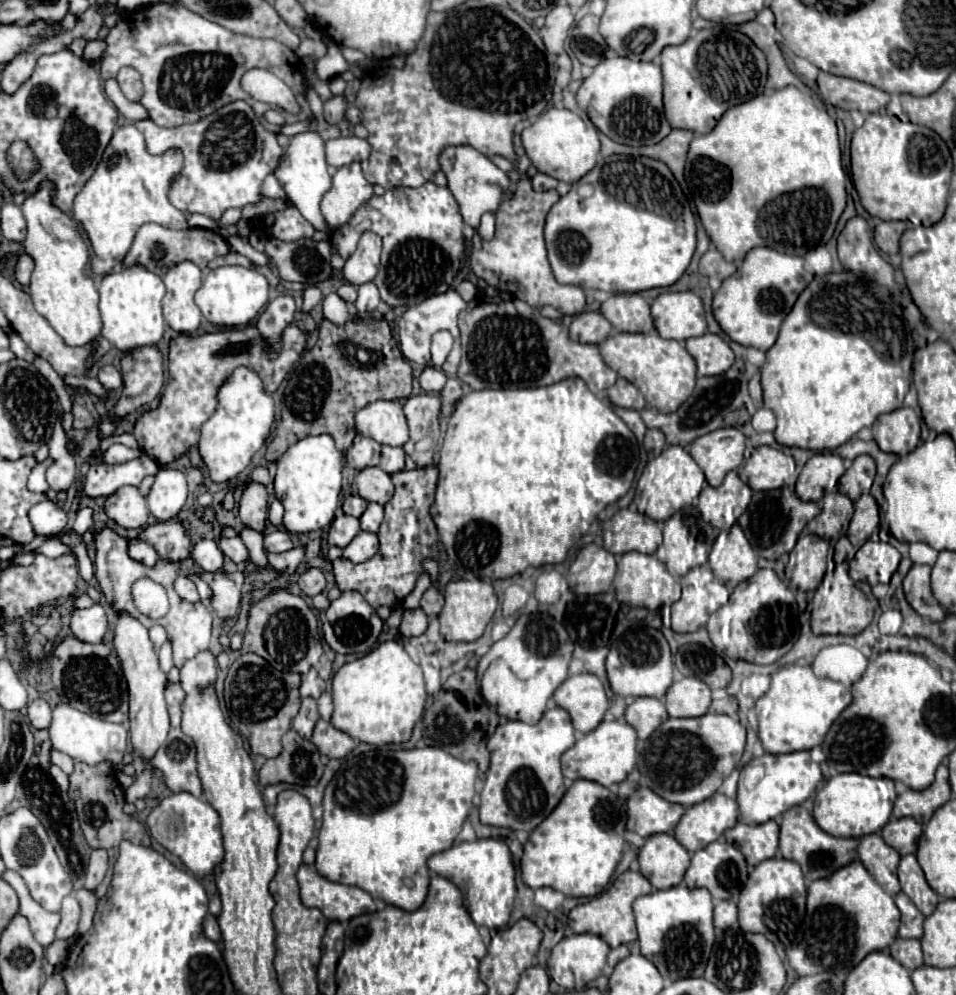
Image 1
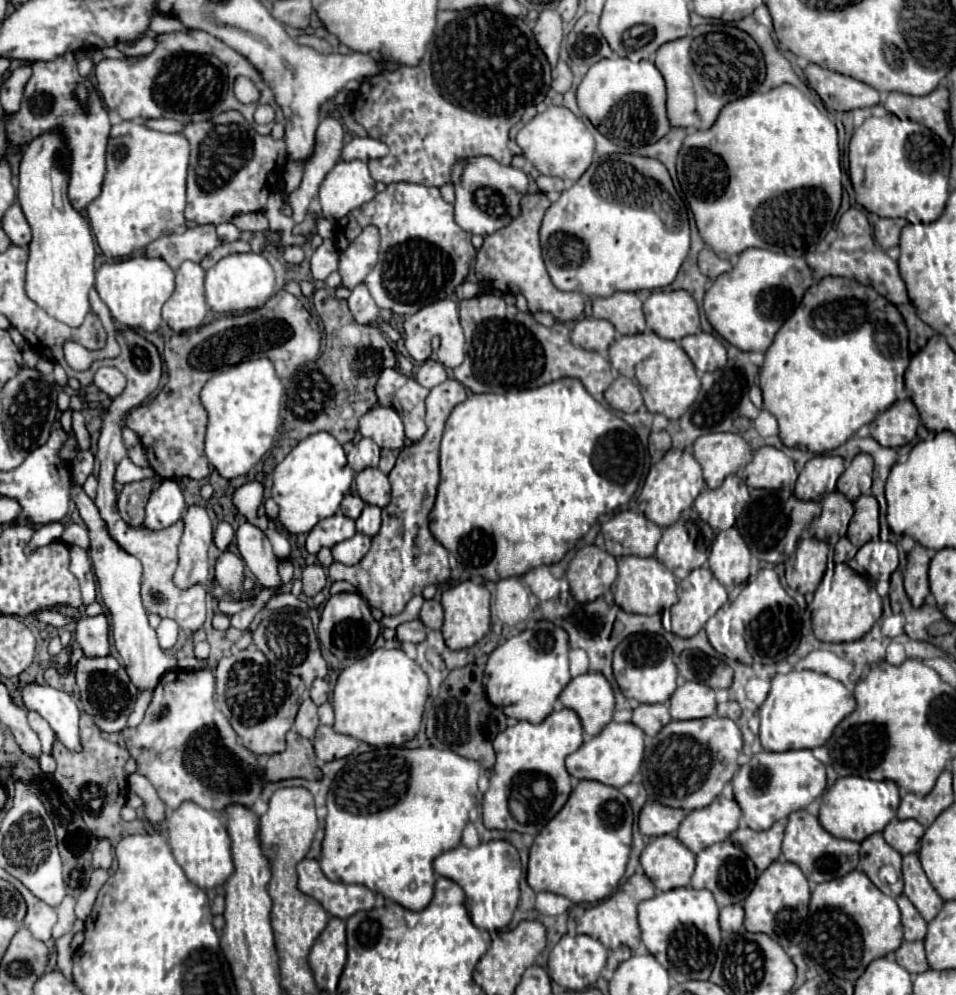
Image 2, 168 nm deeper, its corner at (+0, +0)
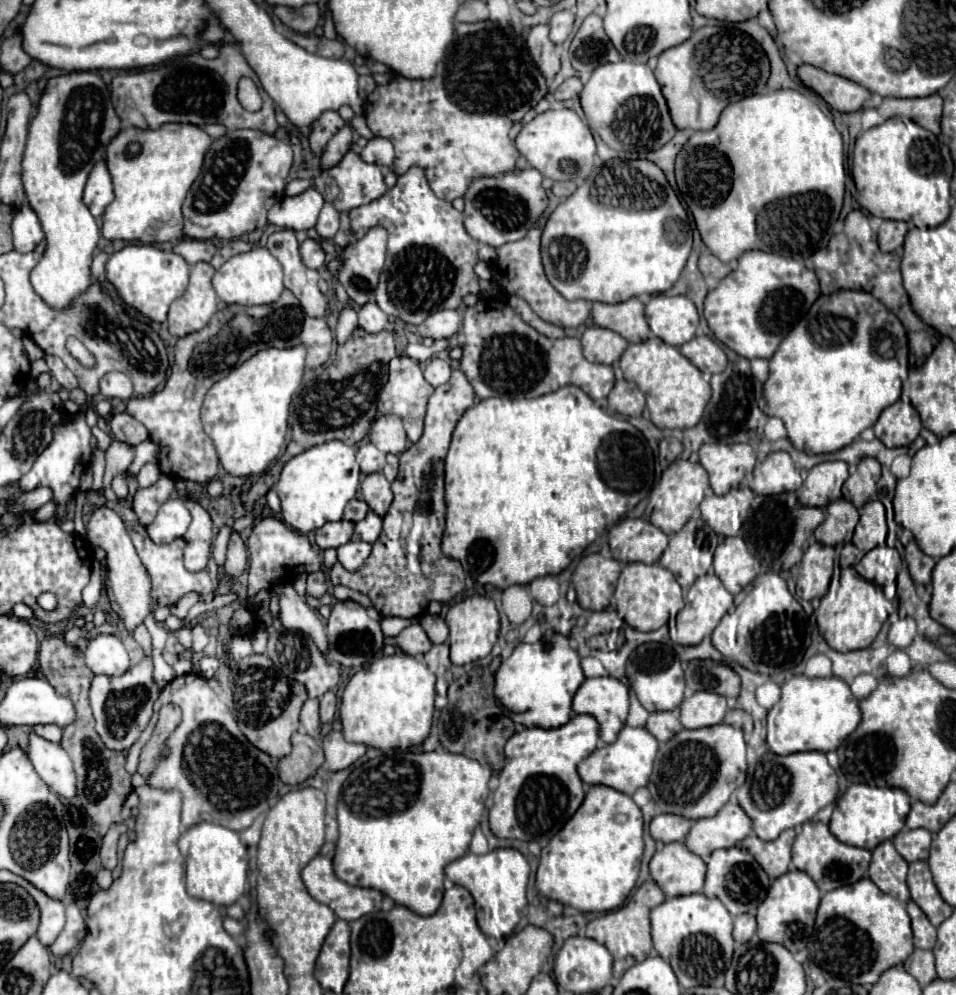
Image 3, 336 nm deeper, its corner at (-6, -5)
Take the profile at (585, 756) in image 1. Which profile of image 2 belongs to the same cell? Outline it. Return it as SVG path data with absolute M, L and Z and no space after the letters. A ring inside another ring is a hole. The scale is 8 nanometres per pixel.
M610 721L602 733L582 743L578 751L566 757L566 769L576 779L594 779L610 787L624 787L638 773L644 755L644 735L632 723L614 723Z

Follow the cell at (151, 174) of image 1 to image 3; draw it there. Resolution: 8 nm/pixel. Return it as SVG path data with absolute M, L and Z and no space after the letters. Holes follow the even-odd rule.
M162 124L158 130L140 130L140 128L124 128L112 144L108 144L106 166L110 170L114 182L114 202L104 212L104 228L102 234L108 240L126 240L126 242L170 242L182 236L182 202L188 194L188 188L196 180L204 156L212 144L212 138L196 124Z

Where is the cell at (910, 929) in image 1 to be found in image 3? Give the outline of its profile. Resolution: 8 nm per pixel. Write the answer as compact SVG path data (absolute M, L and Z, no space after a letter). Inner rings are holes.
M908 902L908 914L912 918L912 930L914 930L914 948L932 950L936 944L936 928L930 924L926 914L918 908L916 902Z

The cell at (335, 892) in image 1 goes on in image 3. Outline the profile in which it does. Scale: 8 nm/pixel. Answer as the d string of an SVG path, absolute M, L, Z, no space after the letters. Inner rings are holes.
M318 854L316 858L312 858L308 862L308 866L302 870L302 880L310 892L312 898L316 898L318 902L322 904L328 904L338 918L350 922L350 920L358 920L360 916L368 914L368 912L374 912L374 910L380 910L380 900L382 900L382 894L378 890L372 890L372 888L360 888L360 886L350 886L342 880L336 878L334 874L334 868L332 868L332 858L328 856L322 856Z

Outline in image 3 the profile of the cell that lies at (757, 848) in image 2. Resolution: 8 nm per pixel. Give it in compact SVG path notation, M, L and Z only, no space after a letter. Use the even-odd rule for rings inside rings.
M784 830L776 840L764 842L752 832L742 840L742 848L746 848L756 858L756 862L764 868L764 872L768 872L770 880L776 880L778 876L788 872L794 838L796 838L794 830Z

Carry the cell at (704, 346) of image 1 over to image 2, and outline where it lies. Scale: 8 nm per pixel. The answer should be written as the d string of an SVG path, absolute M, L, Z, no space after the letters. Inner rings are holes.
M700 331L696 335L688 335L680 341L680 345L692 359L698 375L722 369L726 365L726 349L712 333Z

